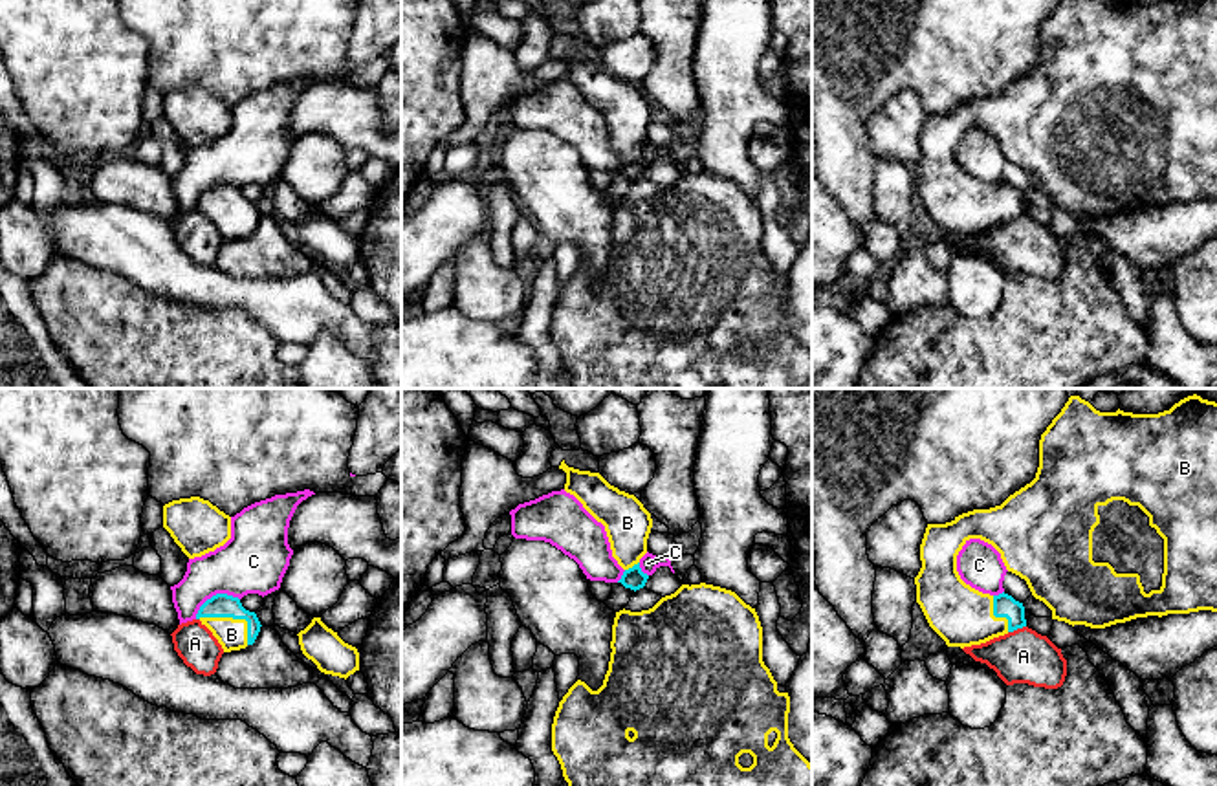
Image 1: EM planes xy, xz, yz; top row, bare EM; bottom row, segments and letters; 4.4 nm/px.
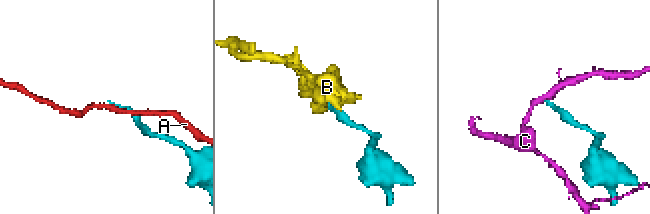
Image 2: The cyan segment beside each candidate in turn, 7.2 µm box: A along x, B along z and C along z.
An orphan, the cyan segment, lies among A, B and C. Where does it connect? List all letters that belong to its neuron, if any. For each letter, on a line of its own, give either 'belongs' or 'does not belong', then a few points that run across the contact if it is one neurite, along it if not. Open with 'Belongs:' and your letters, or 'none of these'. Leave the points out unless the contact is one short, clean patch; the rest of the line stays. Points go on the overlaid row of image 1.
Belongs: B
A: does not belong
B: belongs
C: does not belong; line xy (239, 598), (213, 594), (195, 618)

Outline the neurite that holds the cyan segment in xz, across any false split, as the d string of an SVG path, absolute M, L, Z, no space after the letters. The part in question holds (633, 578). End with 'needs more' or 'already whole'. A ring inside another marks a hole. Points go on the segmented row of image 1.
M565 460L559 469L566 473L565 491L605 526L612 557L625 570L618 583L634 592L643 588L649 575L641 572L640 559L647 553L651 513L634 495L610 486L599 473L568 467Z | needs more

